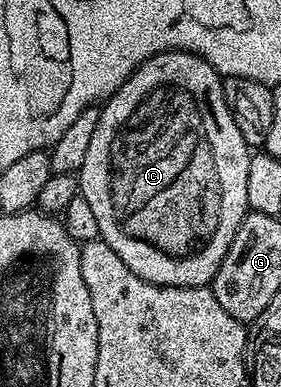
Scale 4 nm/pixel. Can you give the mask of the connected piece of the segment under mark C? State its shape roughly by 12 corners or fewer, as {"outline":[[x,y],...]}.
{"outline":[[148,58],[76,173],[132,274],[205,288],[249,209],[223,77]]}

